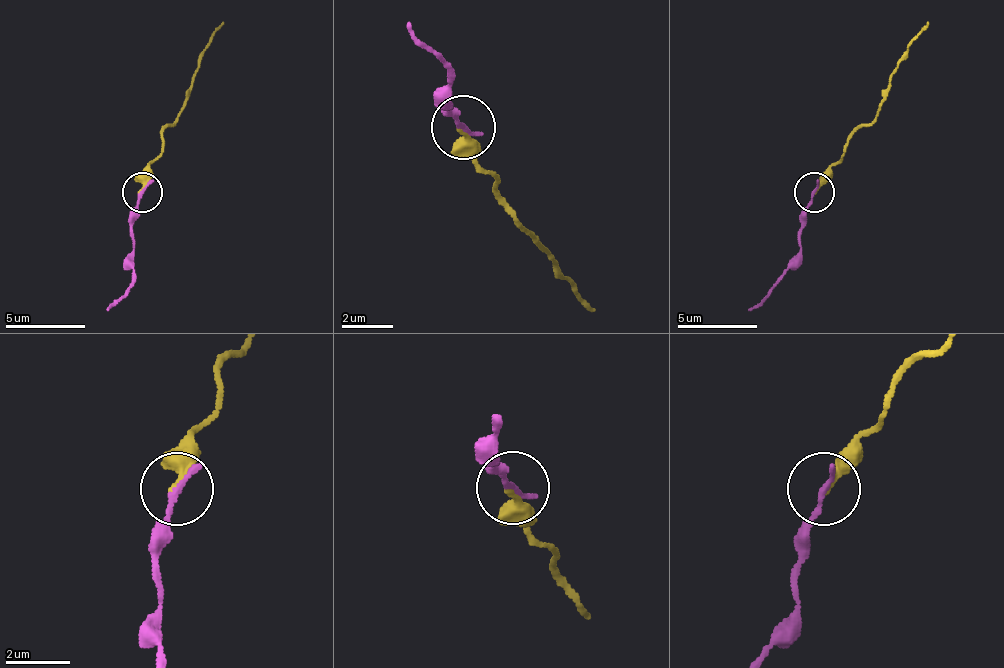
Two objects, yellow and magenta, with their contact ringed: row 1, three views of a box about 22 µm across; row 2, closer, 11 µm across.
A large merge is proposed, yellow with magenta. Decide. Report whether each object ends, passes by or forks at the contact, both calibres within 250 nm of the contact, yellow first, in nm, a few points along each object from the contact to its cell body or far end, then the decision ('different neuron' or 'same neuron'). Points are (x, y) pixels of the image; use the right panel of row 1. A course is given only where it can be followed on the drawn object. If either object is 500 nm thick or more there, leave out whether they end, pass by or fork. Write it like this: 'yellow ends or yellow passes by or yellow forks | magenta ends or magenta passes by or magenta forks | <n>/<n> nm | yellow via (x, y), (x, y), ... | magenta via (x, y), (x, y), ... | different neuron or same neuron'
yellow ends | magenta ends | 280/200 nm | yellow via (815, 193), (827, 173), (847, 153), (855, 133), (879, 113), (899, 61), (927, 21) | magenta via (815, 193), (807, 209), (799, 261), (779, 285), (747, 309) | different neuron

